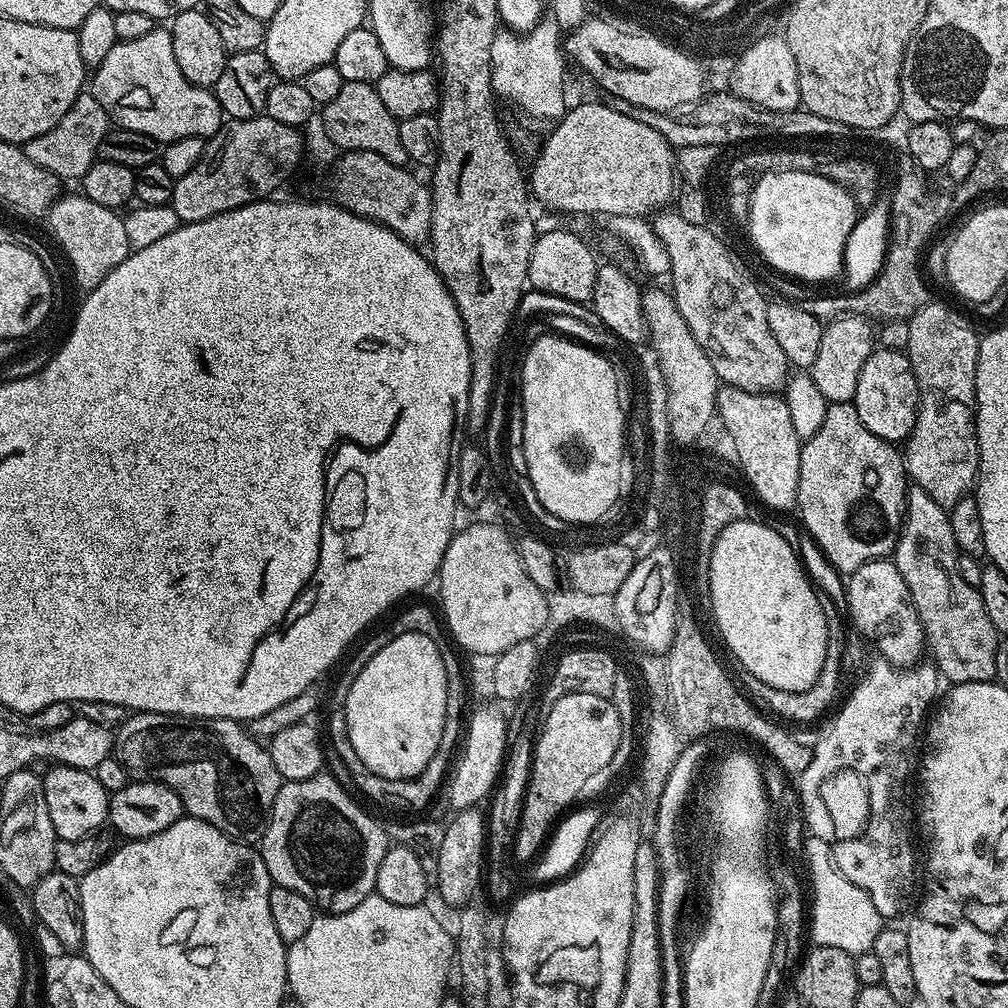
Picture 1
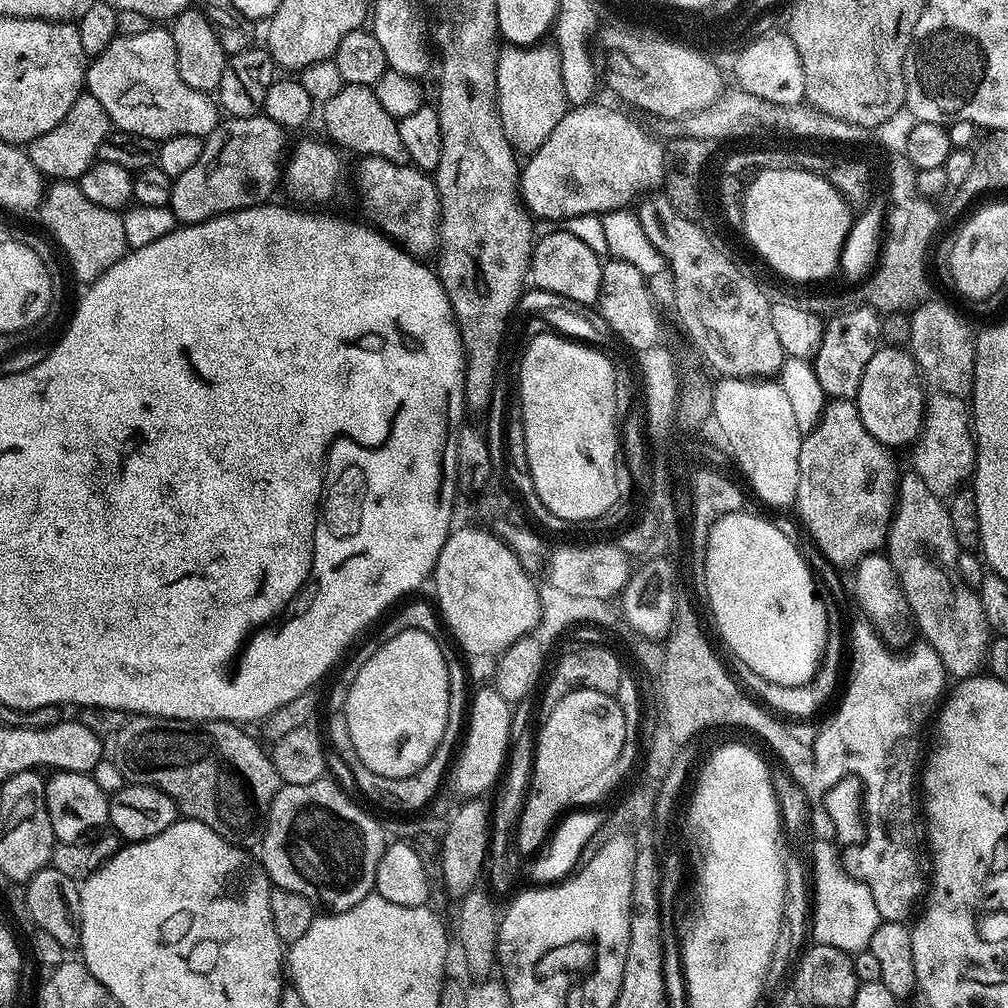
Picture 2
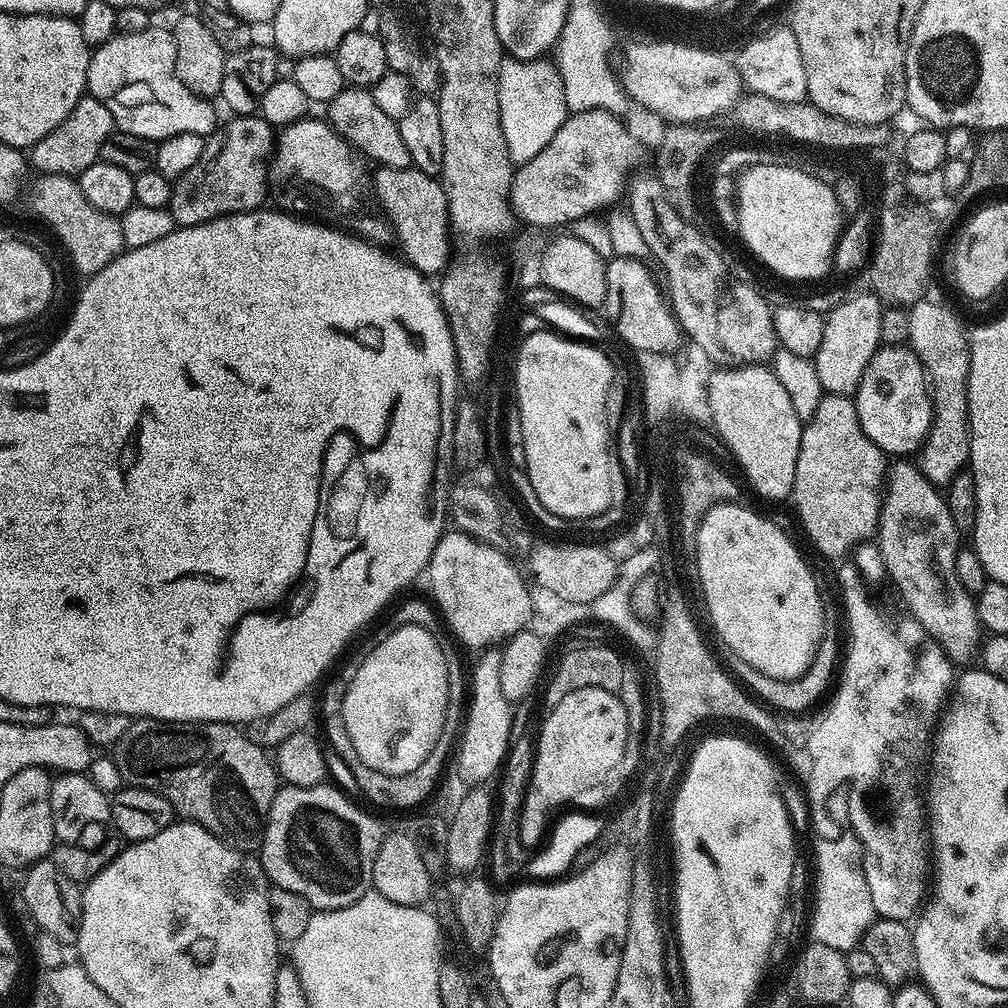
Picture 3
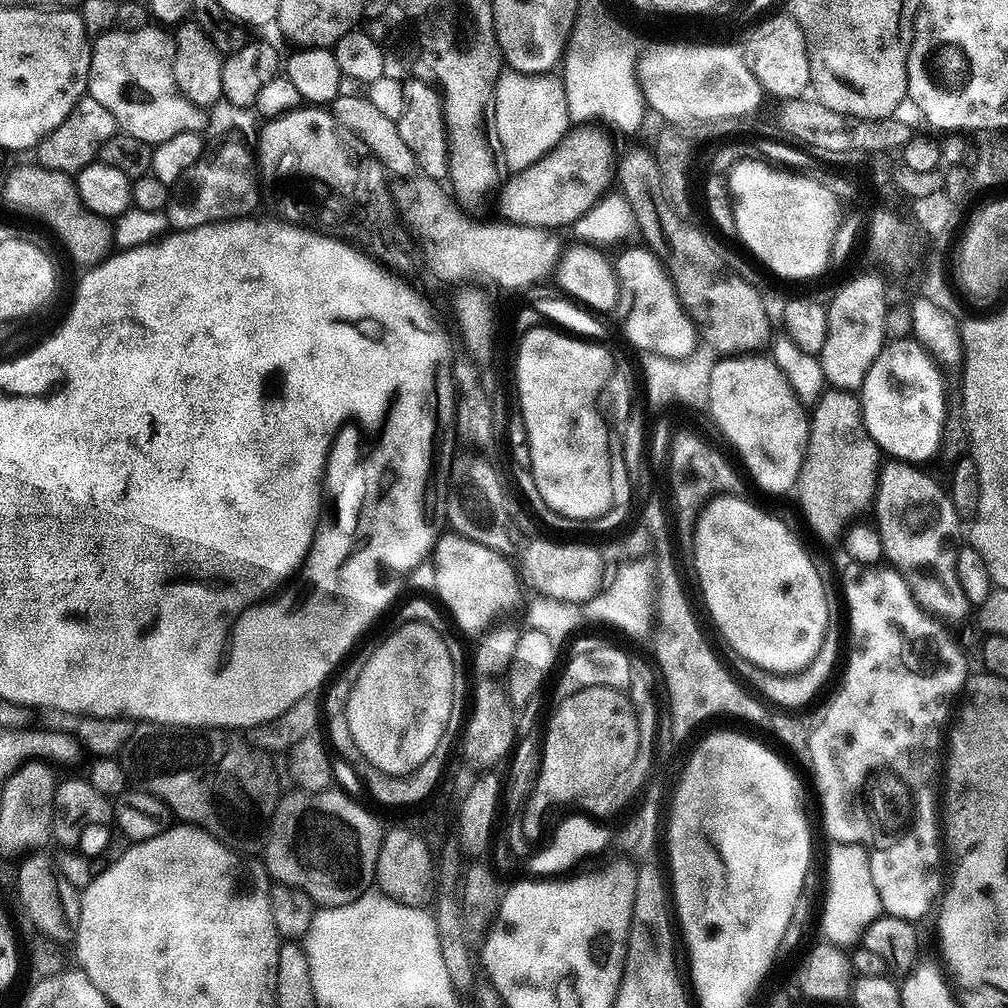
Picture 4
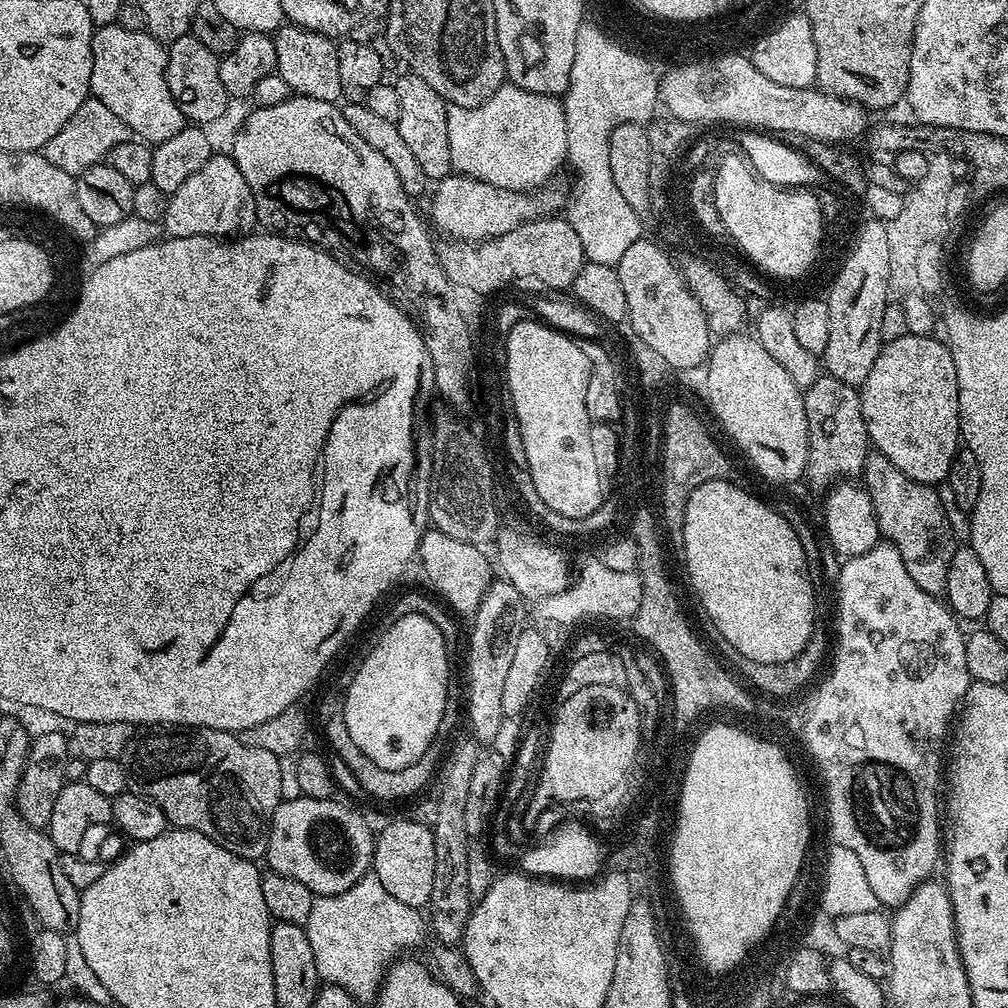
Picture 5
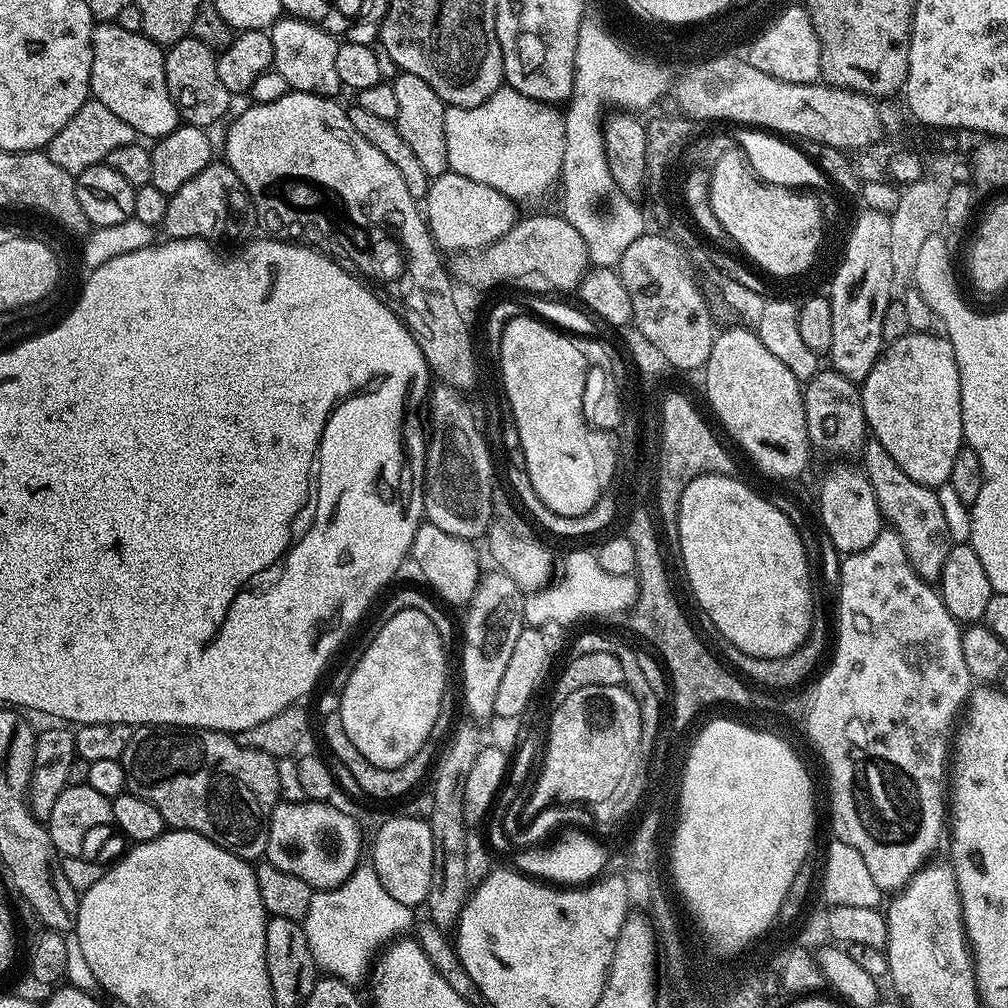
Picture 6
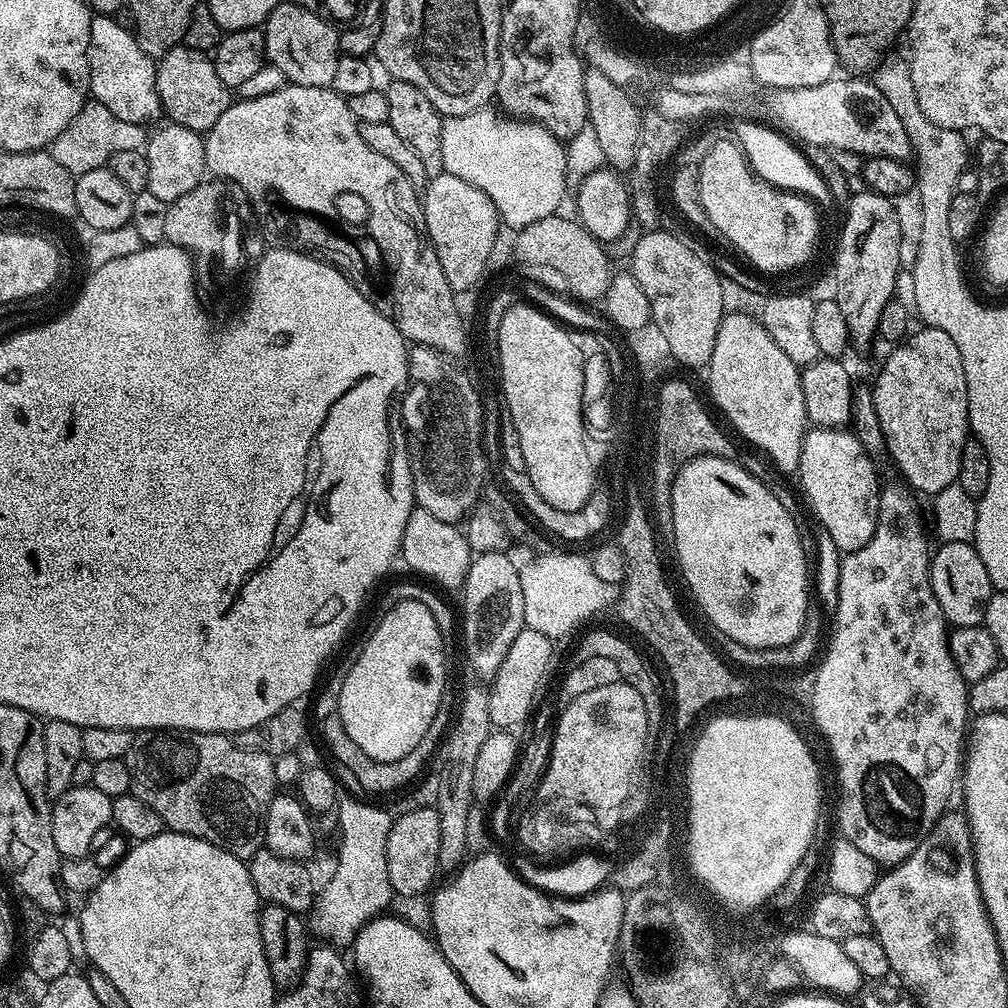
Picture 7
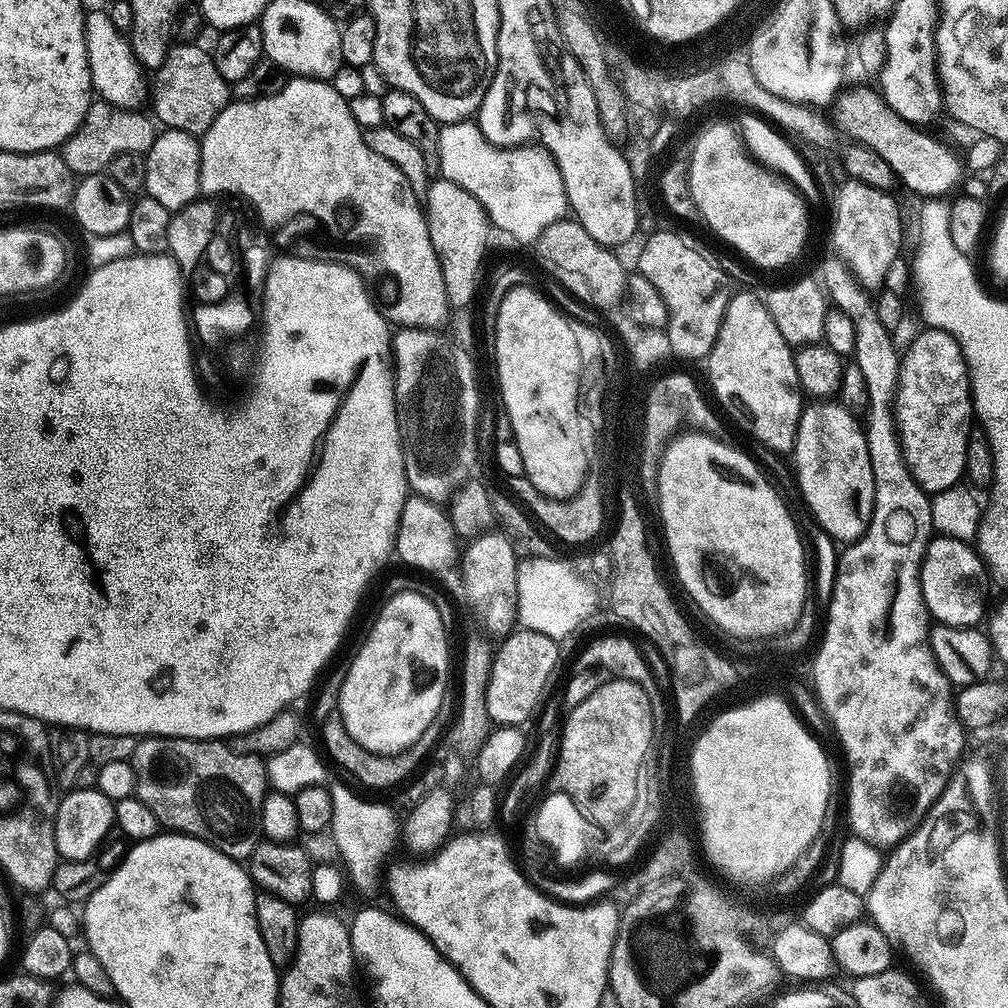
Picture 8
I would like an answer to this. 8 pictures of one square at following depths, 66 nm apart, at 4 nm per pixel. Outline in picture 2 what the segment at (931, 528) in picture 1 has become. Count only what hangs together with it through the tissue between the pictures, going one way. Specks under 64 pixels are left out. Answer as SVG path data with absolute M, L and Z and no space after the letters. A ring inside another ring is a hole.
M908 470L905 476L903 473L898 480L892 521L888 526L886 555L904 591L911 619L928 639L925 640L927 647L936 651L938 658L942 658L945 673L949 677L956 676L957 681L967 680L985 667L990 647L990 629L980 597L973 589L966 587L958 574L961 551L955 540L954 527L950 524L948 504L941 497L935 496L930 486L926 486L926 482L916 476L915 471Z

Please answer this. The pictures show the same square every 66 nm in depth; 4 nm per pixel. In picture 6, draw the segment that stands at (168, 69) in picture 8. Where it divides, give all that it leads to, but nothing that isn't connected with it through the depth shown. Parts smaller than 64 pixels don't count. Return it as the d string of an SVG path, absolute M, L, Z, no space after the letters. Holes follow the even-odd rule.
M190 34L167 49L164 57L166 86L180 119L185 124L208 130L211 129L211 124L218 123L228 112L230 93L226 86L222 86L222 78L218 78L216 58L217 53L210 46L198 42Z

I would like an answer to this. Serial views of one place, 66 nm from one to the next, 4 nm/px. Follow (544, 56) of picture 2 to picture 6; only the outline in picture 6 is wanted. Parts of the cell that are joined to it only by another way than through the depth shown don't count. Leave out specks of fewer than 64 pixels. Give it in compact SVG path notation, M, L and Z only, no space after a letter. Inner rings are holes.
M502 86L477 108L445 107L446 150L451 171L494 186L513 202L532 200L560 179L564 117L557 109Z

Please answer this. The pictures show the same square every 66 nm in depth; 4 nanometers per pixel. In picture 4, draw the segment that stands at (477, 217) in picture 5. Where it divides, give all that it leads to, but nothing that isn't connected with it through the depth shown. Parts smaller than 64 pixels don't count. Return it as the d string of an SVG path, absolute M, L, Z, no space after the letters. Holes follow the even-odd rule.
M582 126L569 133L556 148L538 162L511 175L499 189L500 212L510 224L561 230L575 225L593 203L605 193L614 174L614 152L600 136L592 136L591 127Z

